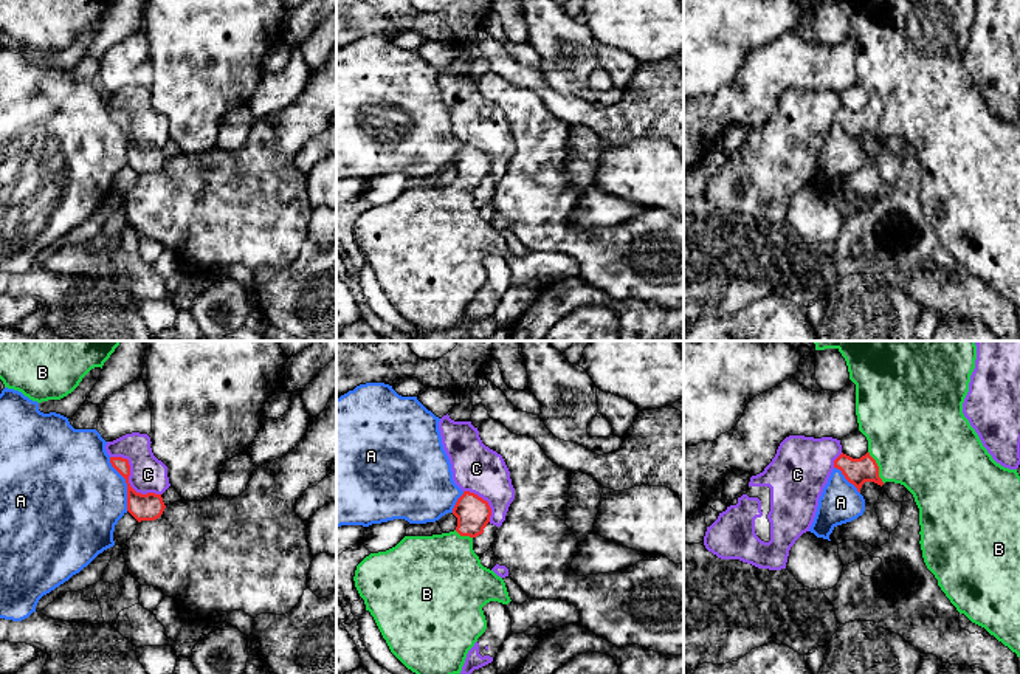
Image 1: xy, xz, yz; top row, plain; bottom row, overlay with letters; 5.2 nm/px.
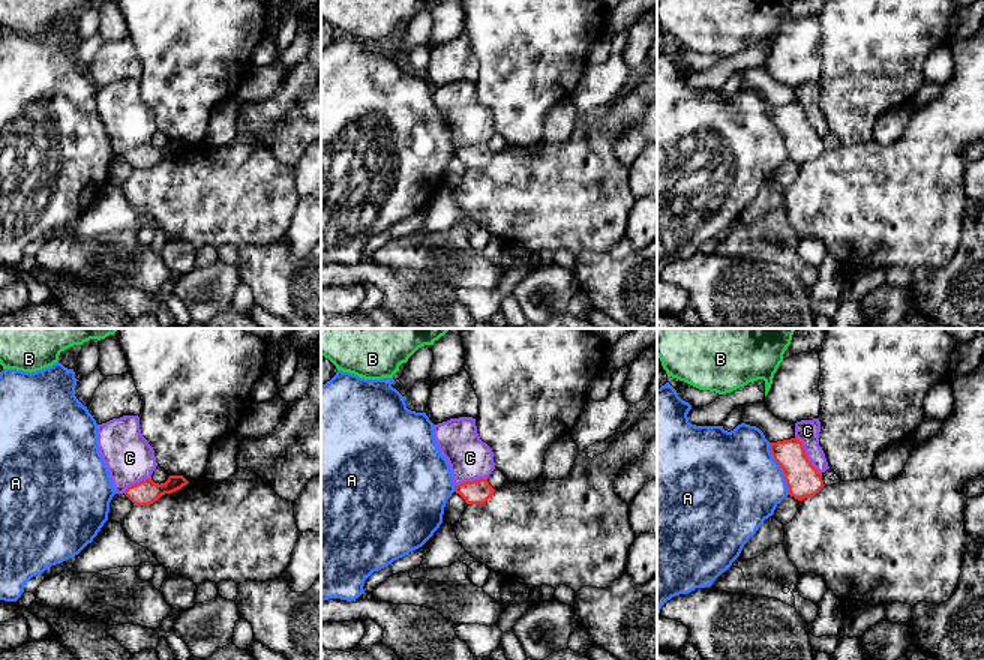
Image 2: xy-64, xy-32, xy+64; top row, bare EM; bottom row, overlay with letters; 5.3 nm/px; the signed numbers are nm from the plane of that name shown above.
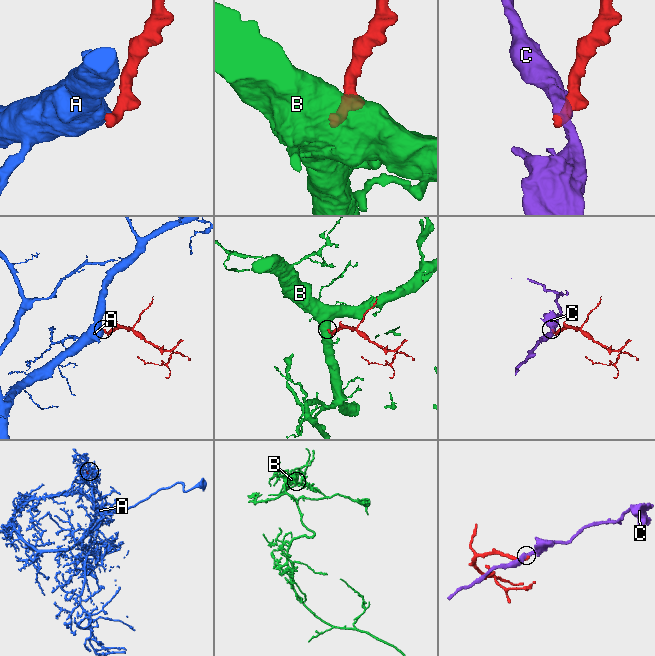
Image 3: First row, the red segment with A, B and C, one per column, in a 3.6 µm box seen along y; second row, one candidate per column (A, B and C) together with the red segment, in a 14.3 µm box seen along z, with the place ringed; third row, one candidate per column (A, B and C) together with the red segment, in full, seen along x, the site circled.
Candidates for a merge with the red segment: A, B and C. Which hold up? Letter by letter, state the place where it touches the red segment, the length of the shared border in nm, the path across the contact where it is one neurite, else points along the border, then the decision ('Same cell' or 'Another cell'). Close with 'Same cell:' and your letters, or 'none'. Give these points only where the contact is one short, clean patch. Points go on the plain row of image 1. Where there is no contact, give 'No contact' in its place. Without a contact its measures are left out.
A: Touches red at xy (126, 135). Shared border 300 nm. Boundary: xy (109, 110), (109, 115), (124, 132), (127, 163). Another cell
B: Touches red at yz (878, 120). Shared border 190 nm. Path across: yz (858, 124), (878, 120), (915, 89). Same cell
C: Touches red at xy (127, 132). Shared border 340 nm. Boundary: xy (110, 109), (127, 113), (129, 137), (137, 144), (160, 147). Another cell
Same cell: B

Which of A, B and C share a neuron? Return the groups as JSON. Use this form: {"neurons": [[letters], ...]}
{"neurons": [["A"], ["B"], ["C"]]}

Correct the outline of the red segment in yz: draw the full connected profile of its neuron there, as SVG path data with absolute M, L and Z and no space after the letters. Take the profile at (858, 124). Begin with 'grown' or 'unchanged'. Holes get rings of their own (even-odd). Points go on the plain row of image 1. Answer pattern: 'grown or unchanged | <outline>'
grown | M815 0L815 3L825 2L837 2L846 14L849 33L856 37L859 84L868 93L868 105L865 108L853 112L842 105L834 113L834 121L840 122L859 146L865 135L874 135L880 139L885 135L894 135L904 138L913 147L919 161L919 197L922 211L927 222L938 232L938 239L960 267L964 267L972 276L984 280L1020 310L1020 129L1017 122L1004 121L992 112L963 67L963 56L969 45L970 28L975 22L977 0Z

